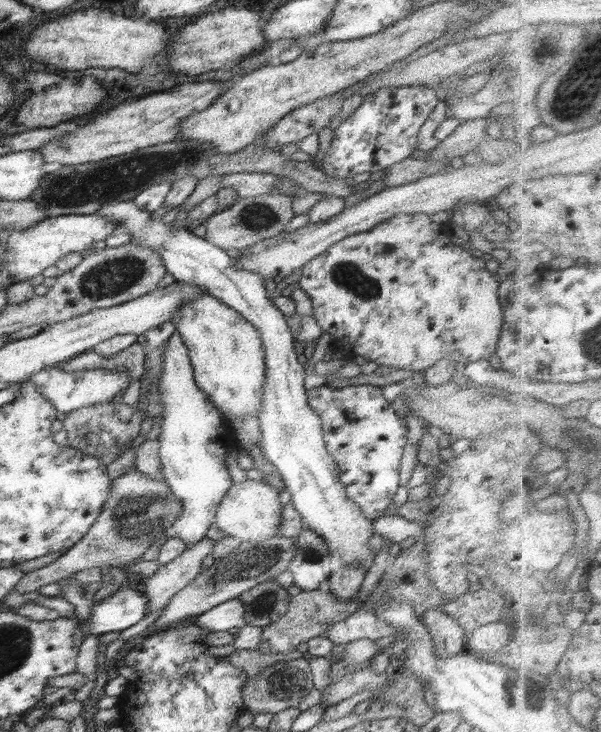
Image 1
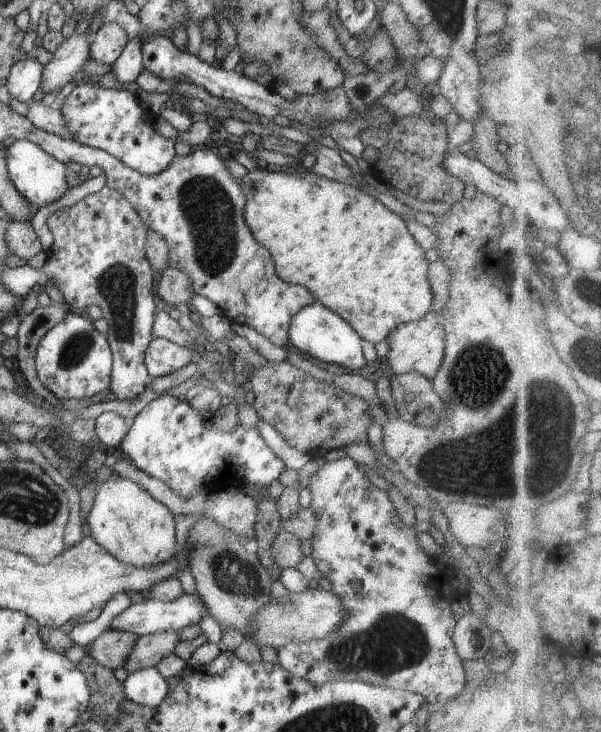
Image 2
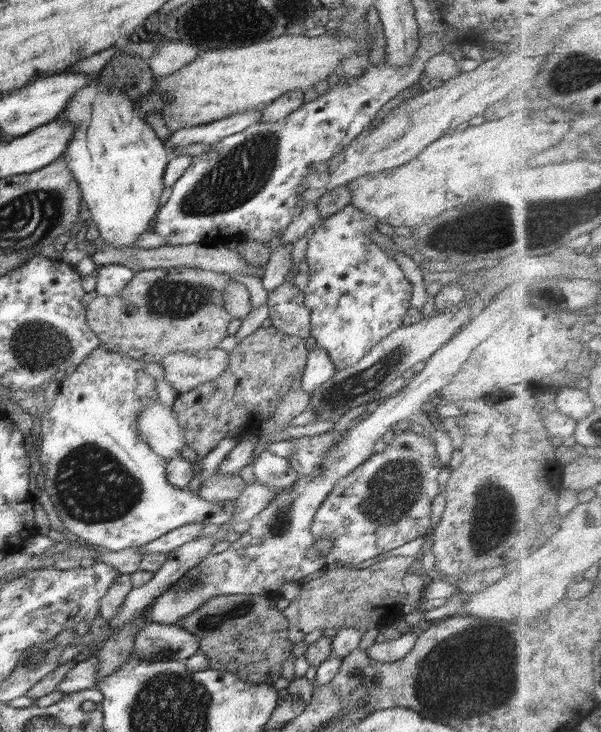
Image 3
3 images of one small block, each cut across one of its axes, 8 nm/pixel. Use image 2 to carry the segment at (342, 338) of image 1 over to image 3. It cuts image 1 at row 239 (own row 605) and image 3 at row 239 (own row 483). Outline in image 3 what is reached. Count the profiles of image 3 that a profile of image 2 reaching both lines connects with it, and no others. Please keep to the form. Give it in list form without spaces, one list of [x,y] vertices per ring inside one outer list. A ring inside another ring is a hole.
[[[348,204],[336,214],[332,214],[322,221],[319,221],[315,227],[315,232],[308,238],[305,262],[307,262],[309,266],[309,283],[303,293],[305,296],[305,306],[310,310],[311,335],[316,339],[317,346],[326,350],[328,356],[332,359],[334,365],[336,365],[337,371],[342,371],[346,369],[346,367],[360,362],[360,359],[366,356],[366,354],[368,354],[382,339],[386,338],[386,336],[392,334],[399,326],[403,325],[403,316],[411,308],[412,283],[404,276],[396,259],[388,256],[388,254],[374,243],[369,236],[366,236],[366,232],[374,232],[375,229],[378,230],[379,222],[380,220],[378,220],[378,218],[358,210],[358,208],[352,206],[352,204]]]

